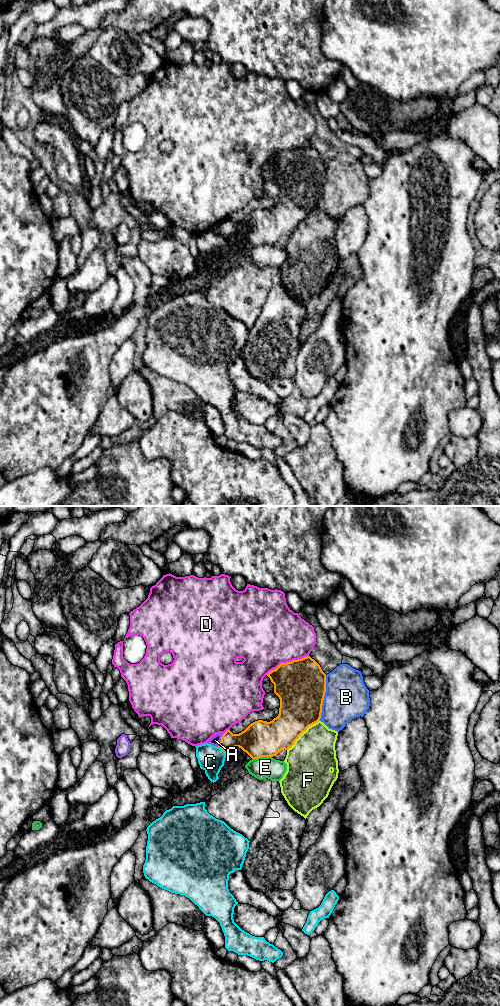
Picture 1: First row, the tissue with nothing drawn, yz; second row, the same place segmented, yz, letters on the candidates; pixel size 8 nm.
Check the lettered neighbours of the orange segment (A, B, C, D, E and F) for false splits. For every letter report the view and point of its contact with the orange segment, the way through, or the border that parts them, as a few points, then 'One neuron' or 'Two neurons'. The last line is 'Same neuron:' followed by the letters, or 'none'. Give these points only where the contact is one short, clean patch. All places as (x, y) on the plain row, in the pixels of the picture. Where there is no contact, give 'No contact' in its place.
A: Touches orange at yz (221, 228). Boundary: yz (224, 221), (217, 234). Two neurons
B: Touches orange at yz (323, 186). Two neurons
C: Touches orange at yz (222, 236). Two neurons
D: Touches orange at yz (287, 150). Two neurons
E: Touches orange at yz (261, 244). Two neurons
F: Touches orange at yz (302, 220). Two neurons
Same neuron: none

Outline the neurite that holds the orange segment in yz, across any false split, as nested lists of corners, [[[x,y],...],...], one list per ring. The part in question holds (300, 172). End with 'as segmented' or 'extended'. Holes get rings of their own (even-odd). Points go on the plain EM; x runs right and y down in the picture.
[[[310,144],[281,151],[267,164],[274,172],[274,181],[280,187],[279,202],[272,209],[258,208],[244,219],[233,222],[227,218],[221,225],[219,234],[224,239],[239,235],[252,247],[276,244],[282,237],[291,236],[307,216],[320,209],[322,193],[326,180],[326,162]]]; as segmented

